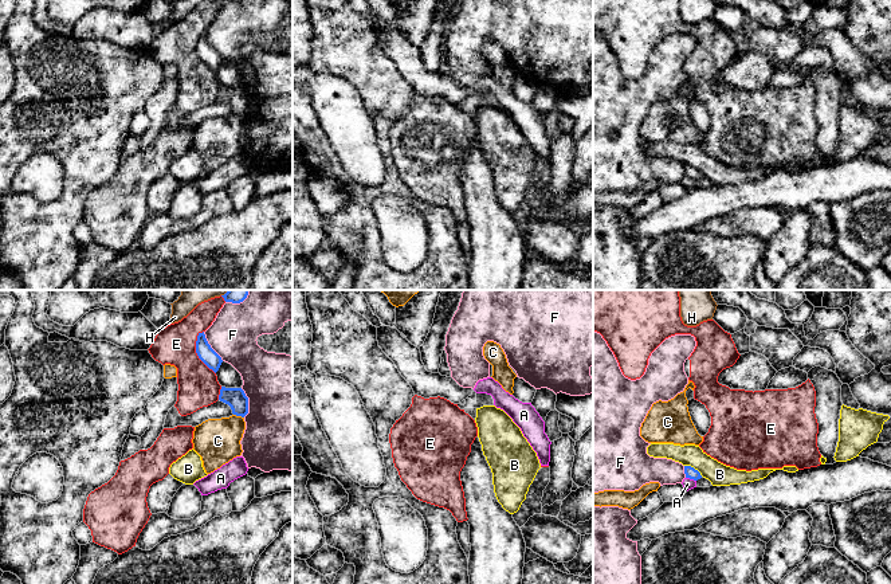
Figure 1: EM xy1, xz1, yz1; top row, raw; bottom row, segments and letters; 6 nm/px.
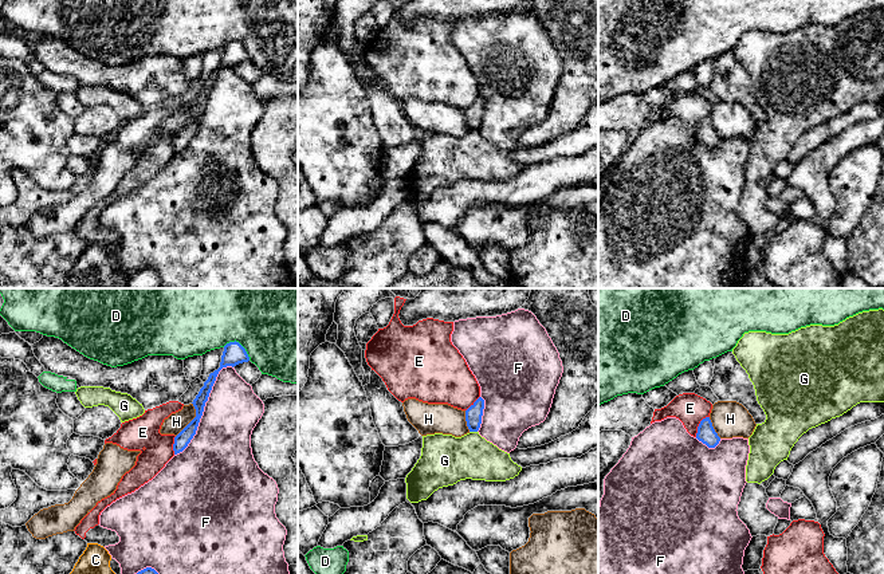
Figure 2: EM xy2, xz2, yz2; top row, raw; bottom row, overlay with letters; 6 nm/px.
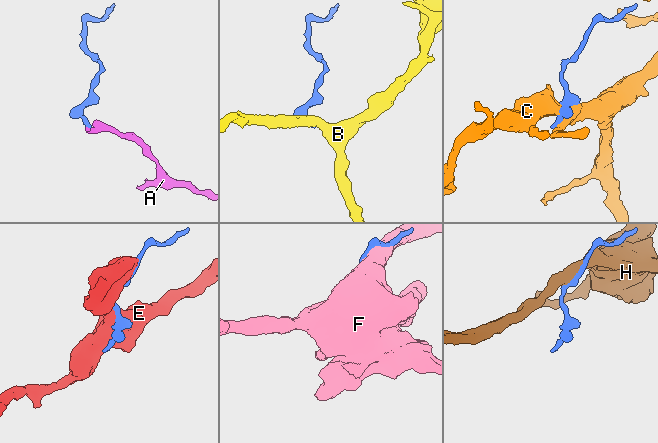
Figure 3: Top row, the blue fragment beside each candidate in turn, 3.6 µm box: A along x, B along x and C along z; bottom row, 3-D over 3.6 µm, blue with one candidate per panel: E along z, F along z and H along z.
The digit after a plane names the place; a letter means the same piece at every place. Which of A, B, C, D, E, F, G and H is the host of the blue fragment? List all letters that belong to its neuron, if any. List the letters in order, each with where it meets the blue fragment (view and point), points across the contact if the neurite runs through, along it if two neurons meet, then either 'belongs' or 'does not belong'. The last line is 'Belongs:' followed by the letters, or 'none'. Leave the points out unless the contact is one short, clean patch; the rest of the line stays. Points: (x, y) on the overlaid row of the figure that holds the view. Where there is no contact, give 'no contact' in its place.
A: meets blue in yz1 at (691, 478); border along yz1 (686, 477), (695, 481); does not belong
B: meets blue in yz1 at (693, 467); border along yz1 (685, 465), (693, 466), (702, 475); does not belong
C: meets blue in xy1 at (239, 415); does not belong
D: meets blue in xy2 at (239, 343); does not belong
E: meets blue in xy1 at (196, 352); does not belong
F: meets blue in xy2 at (203, 409); does not belong
G: meets blue in xz2 at (474, 431); border along xz2 (470, 431), (476, 432); does not belong
H: meets blue in xy2 at (192, 420); does not belong
Belongs: none

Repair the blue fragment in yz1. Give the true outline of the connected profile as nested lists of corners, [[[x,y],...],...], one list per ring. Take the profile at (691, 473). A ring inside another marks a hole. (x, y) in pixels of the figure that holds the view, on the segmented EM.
[[[684,466],[686,478],[694,479],[698,487],[710,487],[711,482],[700,475],[698,470],[691,466]]]

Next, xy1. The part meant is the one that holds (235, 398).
[[[221,387],[219,400],[228,404],[236,416],[244,418],[248,413],[248,397],[242,388]]]

